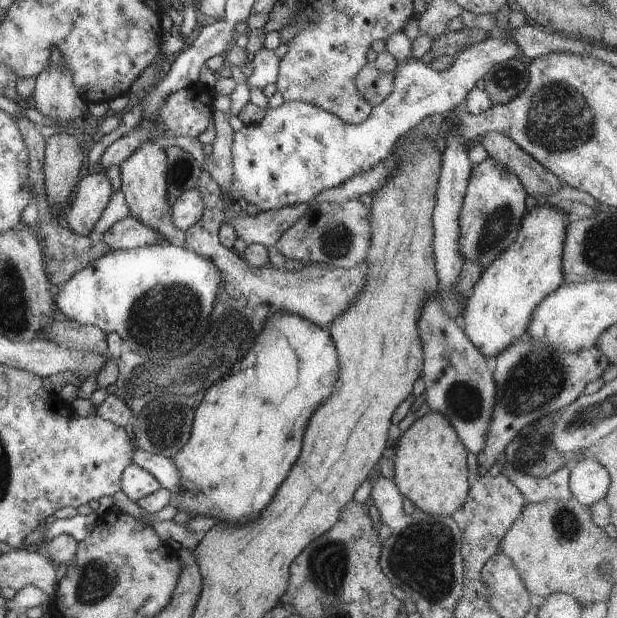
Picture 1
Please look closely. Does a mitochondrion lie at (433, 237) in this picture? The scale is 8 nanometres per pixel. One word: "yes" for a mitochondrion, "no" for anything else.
no

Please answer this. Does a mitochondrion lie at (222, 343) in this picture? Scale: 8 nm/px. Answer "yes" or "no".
yes

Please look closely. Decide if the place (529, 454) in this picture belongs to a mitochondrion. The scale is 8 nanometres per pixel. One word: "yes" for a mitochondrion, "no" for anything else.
yes

